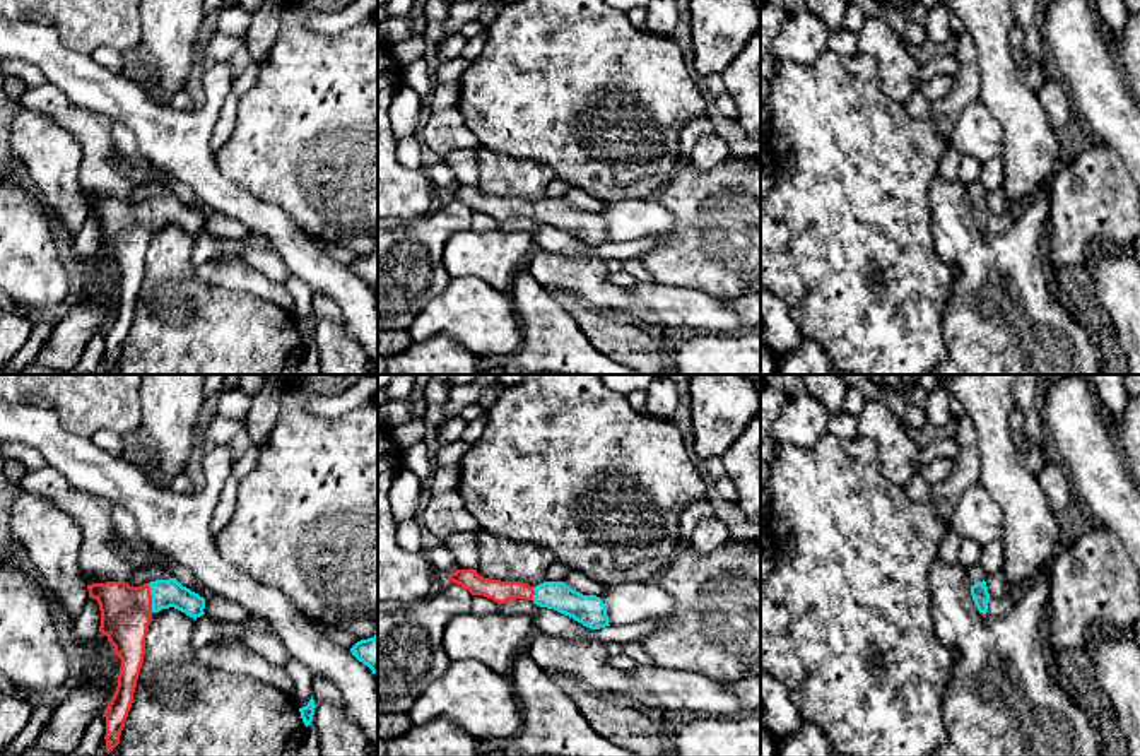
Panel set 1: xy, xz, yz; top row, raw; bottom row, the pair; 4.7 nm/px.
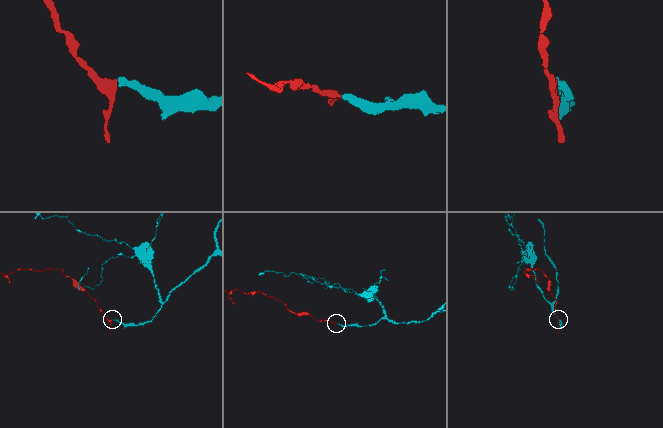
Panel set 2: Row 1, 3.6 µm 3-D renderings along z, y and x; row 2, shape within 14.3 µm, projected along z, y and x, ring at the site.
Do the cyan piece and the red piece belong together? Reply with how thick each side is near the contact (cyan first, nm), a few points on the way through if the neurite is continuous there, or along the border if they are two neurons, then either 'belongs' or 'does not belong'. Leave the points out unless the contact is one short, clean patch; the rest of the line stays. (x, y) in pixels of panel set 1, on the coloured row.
130/240 nm | across xy (166, 594), (152, 599), (125, 611) | belongs

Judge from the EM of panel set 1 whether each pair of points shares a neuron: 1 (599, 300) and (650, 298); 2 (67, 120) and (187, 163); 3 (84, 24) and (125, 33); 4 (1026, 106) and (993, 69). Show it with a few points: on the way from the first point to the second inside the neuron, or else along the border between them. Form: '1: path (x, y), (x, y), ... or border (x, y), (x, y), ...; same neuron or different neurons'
1: border (631, 289), (648, 317); different neurons
2: border (74, 105), (84, 110), (96, 110), (113, 120); different neurons
3: path (94, 24), (115, 24); same neuron
4: path (1017, 98), (998, 77); same neuron

